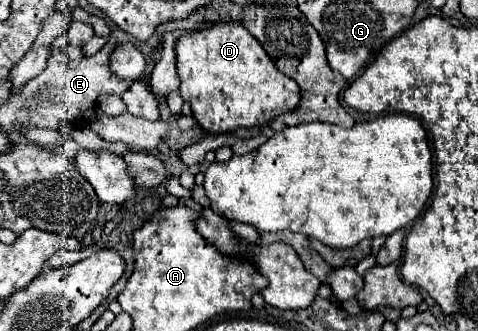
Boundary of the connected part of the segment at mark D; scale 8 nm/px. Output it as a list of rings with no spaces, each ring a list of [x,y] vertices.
[[[219,20],[197,28],[191,34],[185,34],[175,44],[175,58],[177,58],[177,74],[181,78],[179,94],[185,102],[189,102],[191,112],[199,126],[209,134],[233,132],[237,128],[253,128],[265,124],[299,104],[299,86],[295,80],[287,78],[277,66],[271,62],[263,46],[251,36],[251,32],[237,24],[235,20]]]

